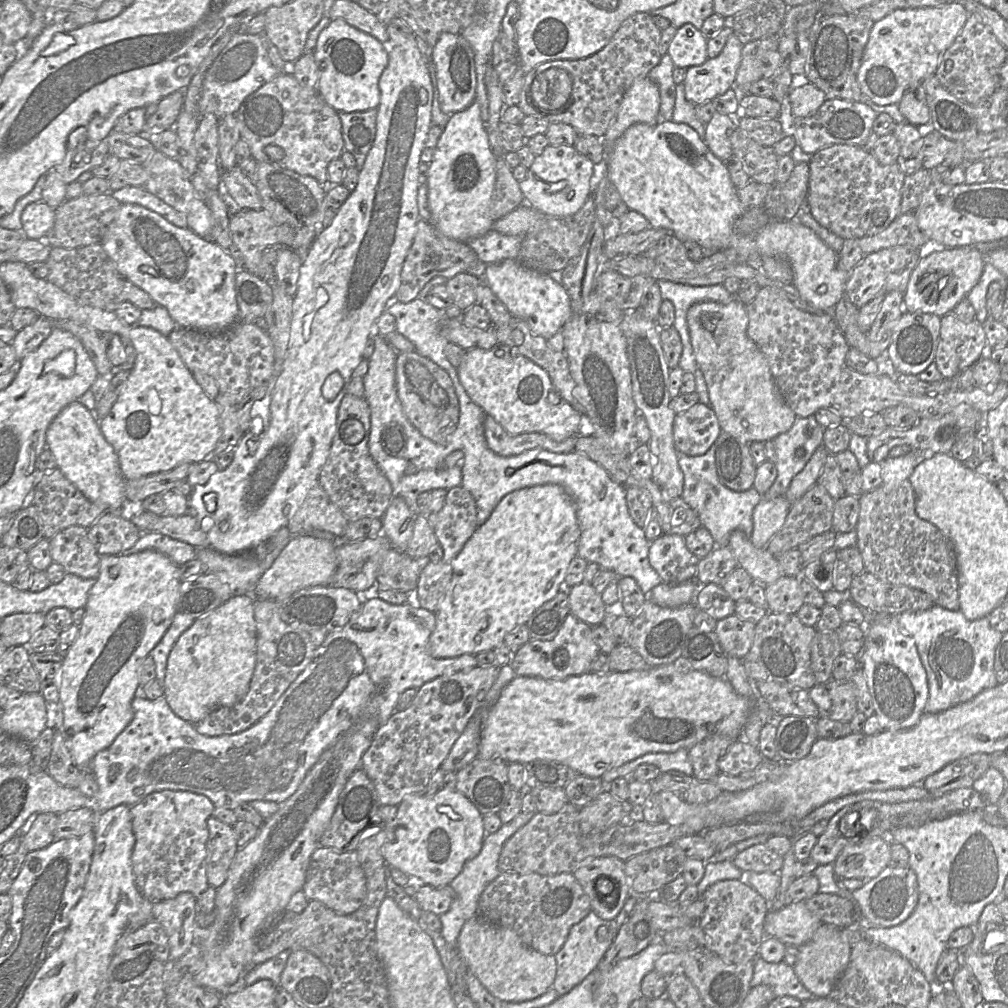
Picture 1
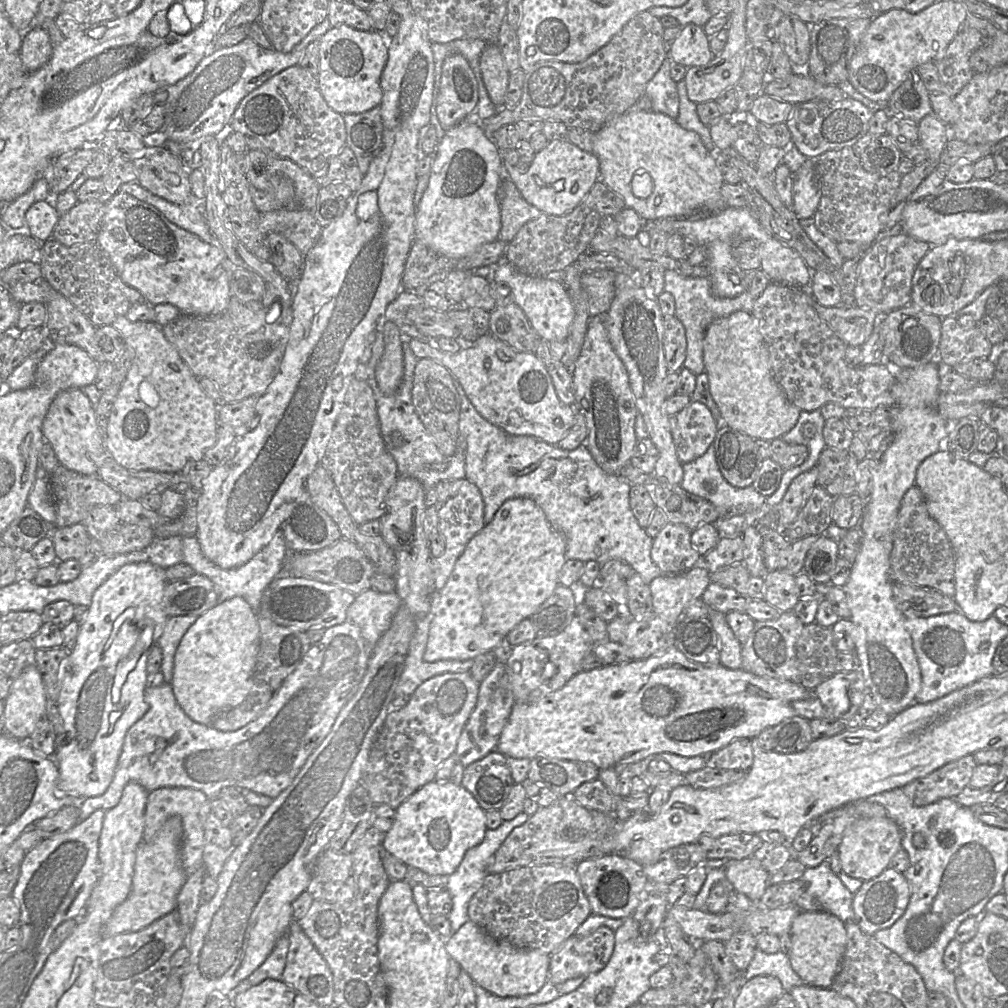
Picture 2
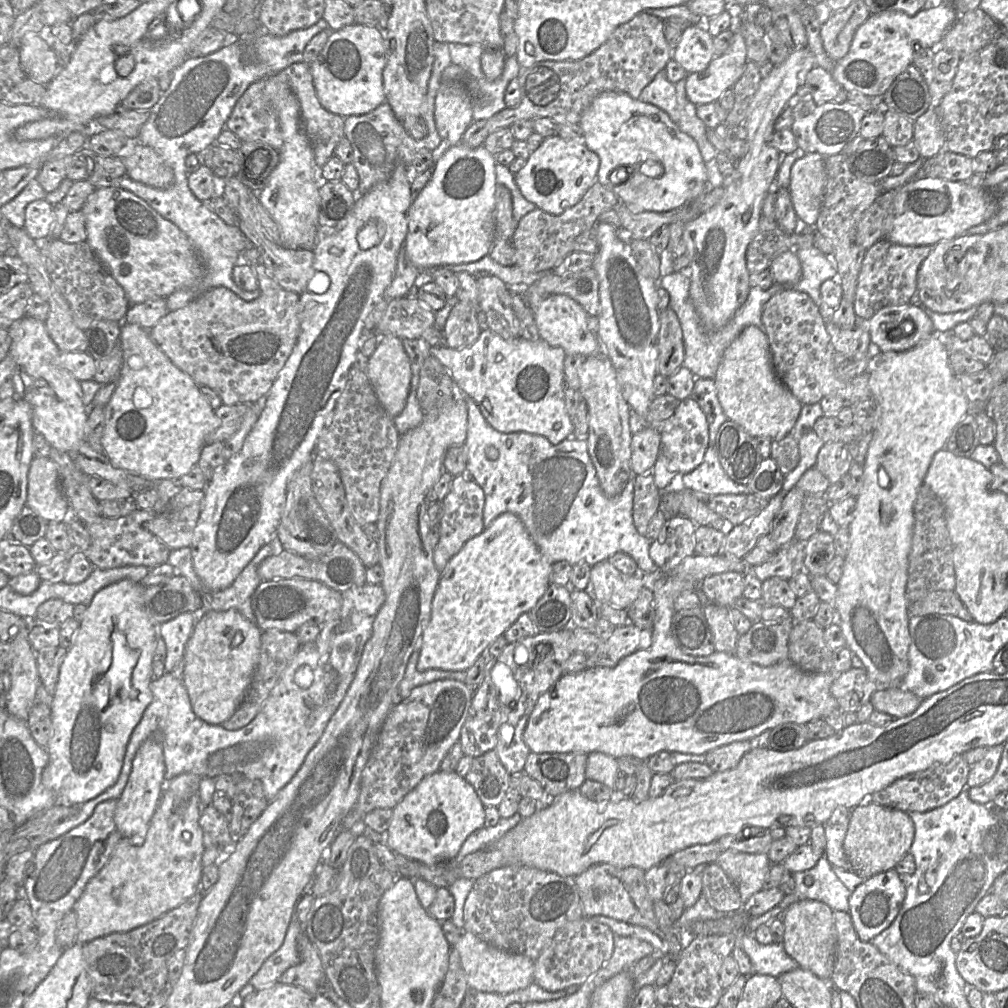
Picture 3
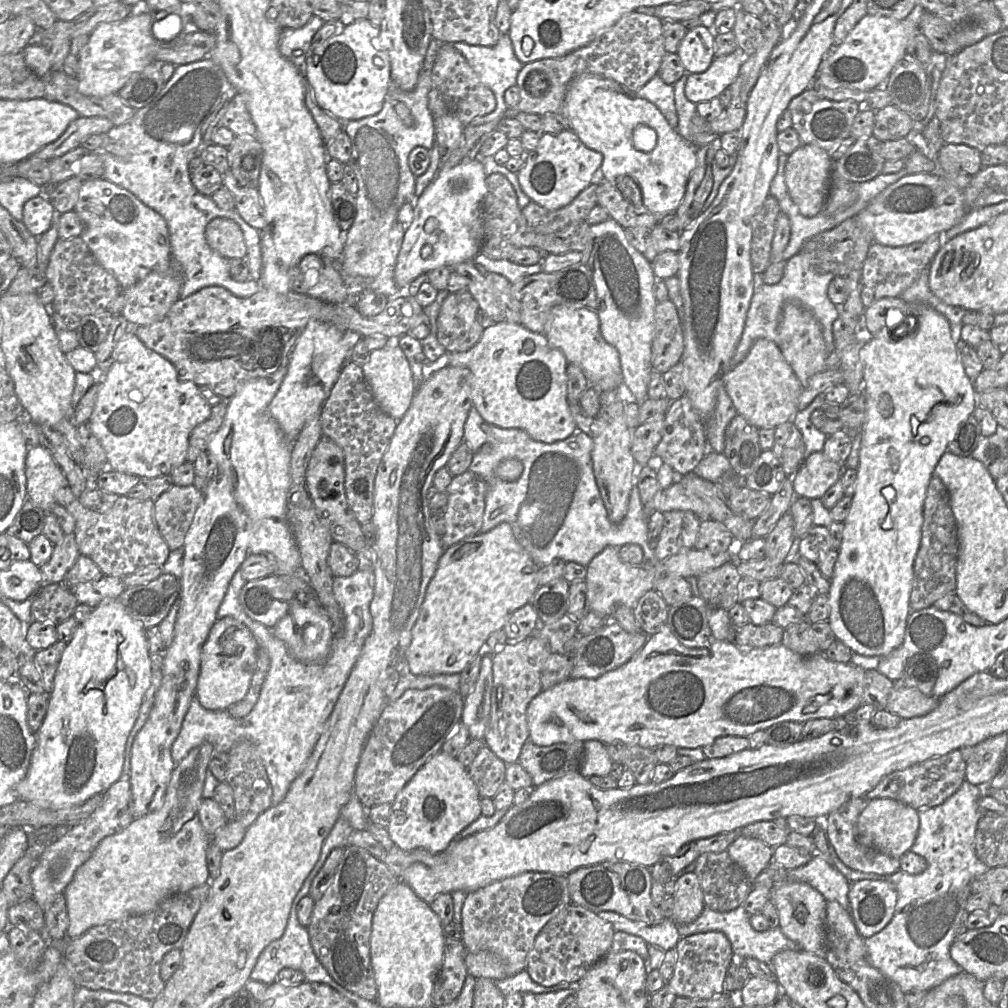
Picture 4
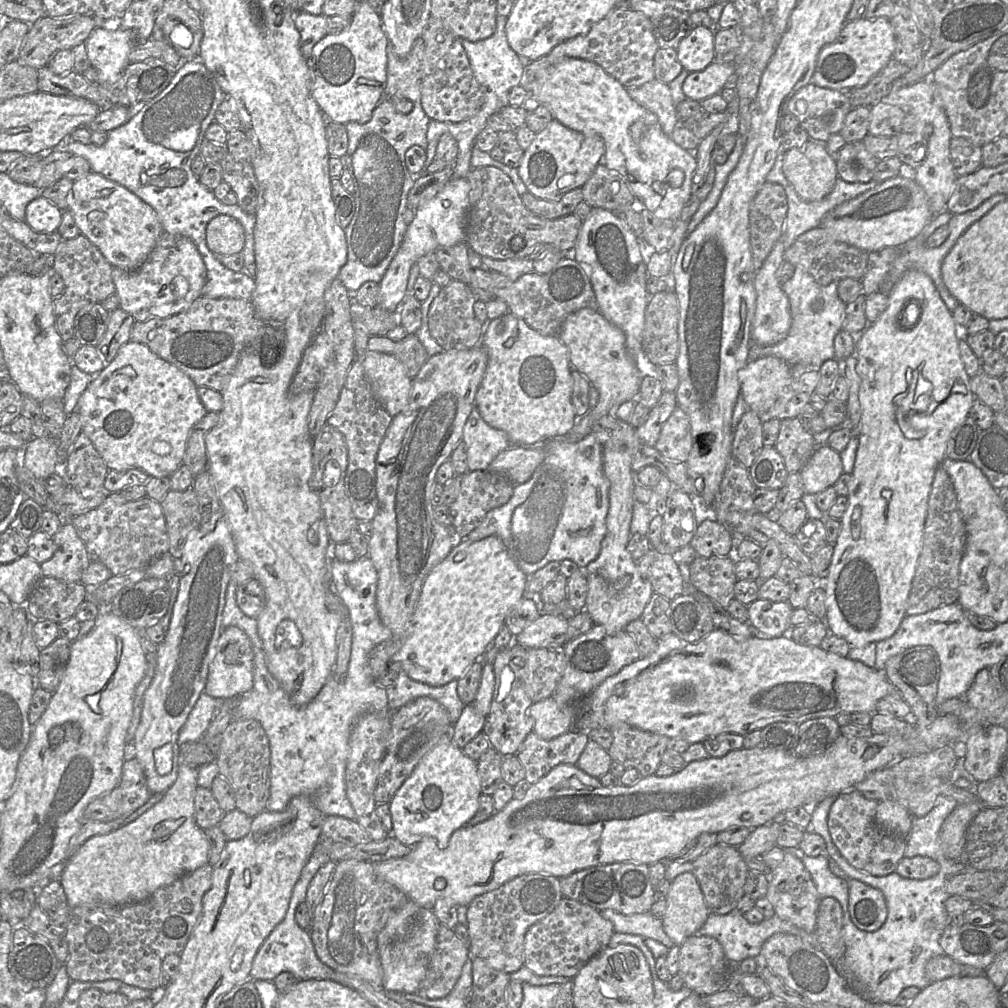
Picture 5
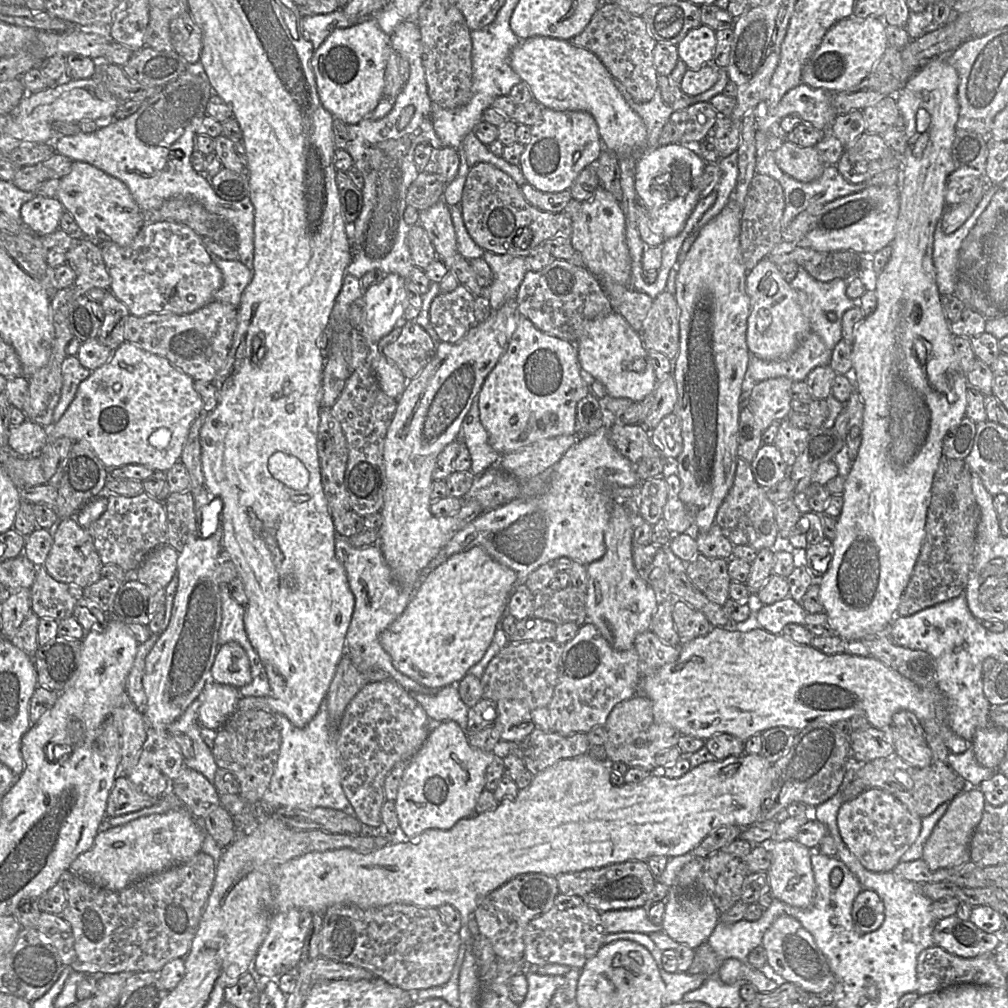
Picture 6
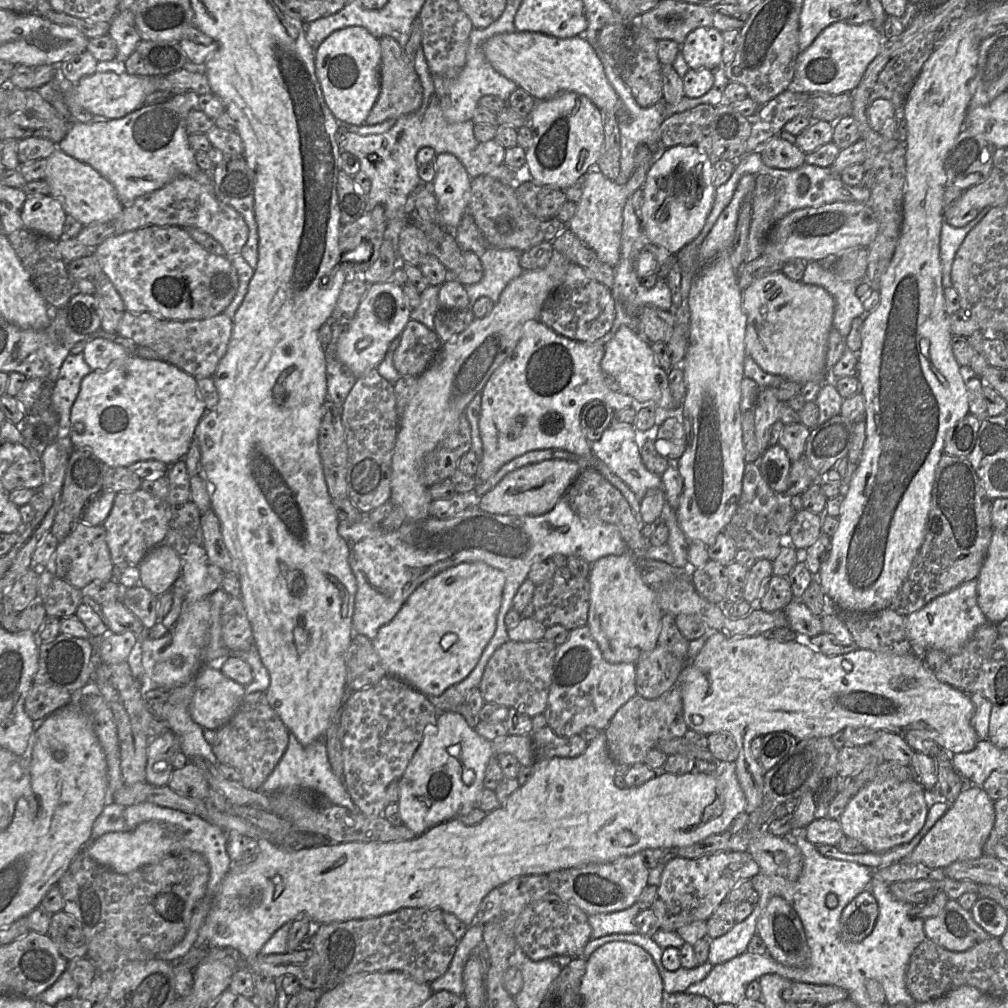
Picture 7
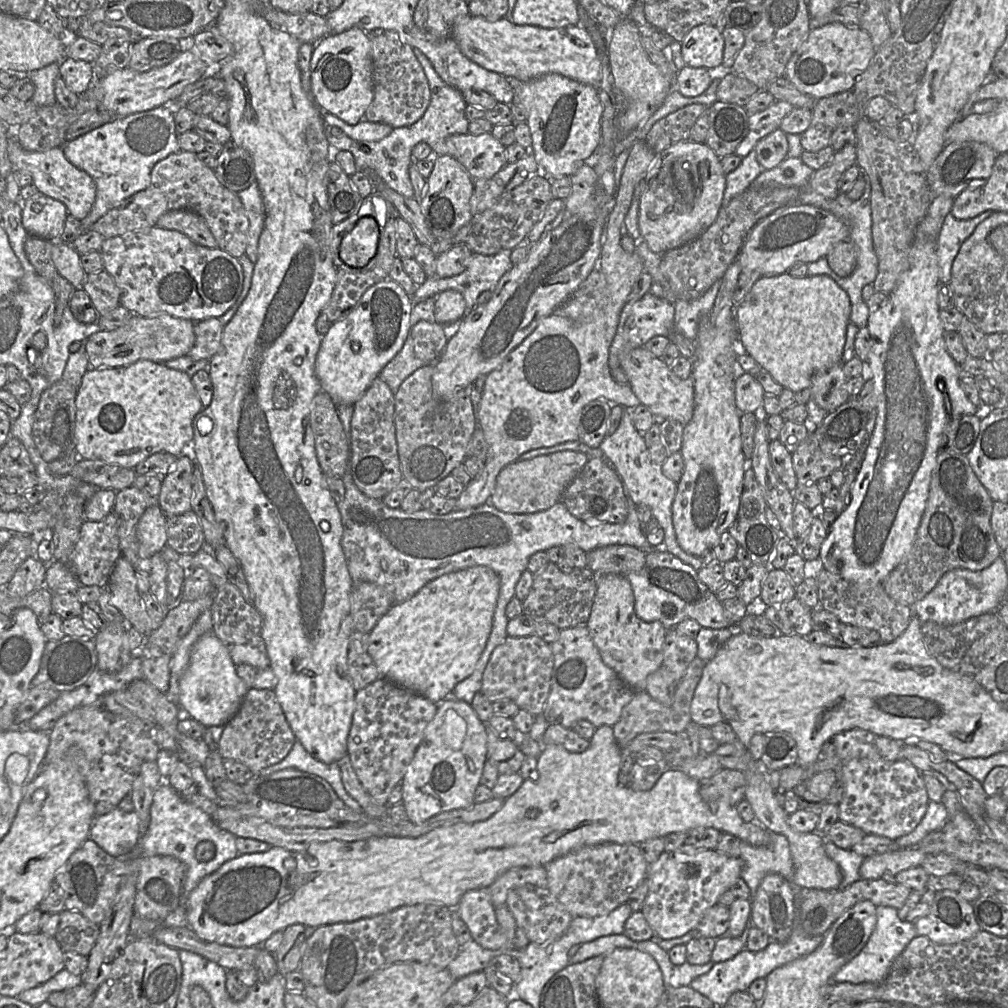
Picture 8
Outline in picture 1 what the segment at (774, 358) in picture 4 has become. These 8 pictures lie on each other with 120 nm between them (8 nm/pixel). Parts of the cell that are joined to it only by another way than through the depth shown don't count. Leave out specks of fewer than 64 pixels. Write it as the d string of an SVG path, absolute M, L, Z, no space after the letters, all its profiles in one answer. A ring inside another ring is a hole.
M737 298L727 304L698 302L688 309L687 324L721 430L747 444L773 440L787 432L797 416L778 390L767 357L747 334L746 305Z

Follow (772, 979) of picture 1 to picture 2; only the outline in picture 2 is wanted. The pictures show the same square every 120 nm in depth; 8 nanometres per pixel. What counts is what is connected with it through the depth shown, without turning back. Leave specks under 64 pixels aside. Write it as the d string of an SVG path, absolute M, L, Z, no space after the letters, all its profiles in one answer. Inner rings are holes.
M758 947L747 969L740 974L744 978L744 983L756 976L773 976L781 982L785 993L789 993L796 986L805 984L792 969L786 954L782 951L767 954Z

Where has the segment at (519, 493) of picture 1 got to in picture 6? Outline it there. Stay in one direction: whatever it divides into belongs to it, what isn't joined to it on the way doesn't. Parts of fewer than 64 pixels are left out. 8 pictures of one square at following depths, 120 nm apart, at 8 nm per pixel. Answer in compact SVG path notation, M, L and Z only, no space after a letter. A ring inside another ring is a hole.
M481 546L456 553L423 580L403 613L380 634L380 644L391 656L395 668L421 685L431 689L457 685L490 646L497 623L508 610L516 580L513 569L495 560Z

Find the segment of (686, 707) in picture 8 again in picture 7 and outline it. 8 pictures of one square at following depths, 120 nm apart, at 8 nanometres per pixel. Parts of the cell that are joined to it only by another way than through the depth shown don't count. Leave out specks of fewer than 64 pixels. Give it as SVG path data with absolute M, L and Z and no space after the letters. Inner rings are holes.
M675 684L672 689L656 699L646 699L636 694L618 709L603 732L610 757L616 763L632 766L636 763L644 763L646 754L659 740L681 738L687 730L681 690L679 685Z

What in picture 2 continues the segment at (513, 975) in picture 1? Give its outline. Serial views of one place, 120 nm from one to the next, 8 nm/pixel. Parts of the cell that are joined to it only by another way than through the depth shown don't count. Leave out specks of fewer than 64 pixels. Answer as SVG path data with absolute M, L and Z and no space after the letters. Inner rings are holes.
M468 920L446 940L449 956L457 961L475 984L499 997L525 996L538 992L548 981L550 956L540 950L519 949L487 934Z

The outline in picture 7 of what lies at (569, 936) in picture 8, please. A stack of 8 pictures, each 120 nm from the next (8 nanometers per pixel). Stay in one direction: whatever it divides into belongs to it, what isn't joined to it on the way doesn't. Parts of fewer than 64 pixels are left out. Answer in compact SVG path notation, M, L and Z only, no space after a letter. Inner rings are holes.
M635 903L624 910L589 915L588 922L592 930L592 939L616 933L637 933L634 920L640 911L641 909Z

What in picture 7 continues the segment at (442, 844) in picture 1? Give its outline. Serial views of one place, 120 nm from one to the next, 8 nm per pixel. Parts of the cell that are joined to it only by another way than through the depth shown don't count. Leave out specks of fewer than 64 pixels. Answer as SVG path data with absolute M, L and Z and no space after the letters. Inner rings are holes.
M439 711L435 724L428 724L422 741L399 778L398 810L402 824L416 835L427 829L470 813L484 789L487 764L493 756L513 755L522 766L536 762L530 735L510 735L489 741L453 711Z

